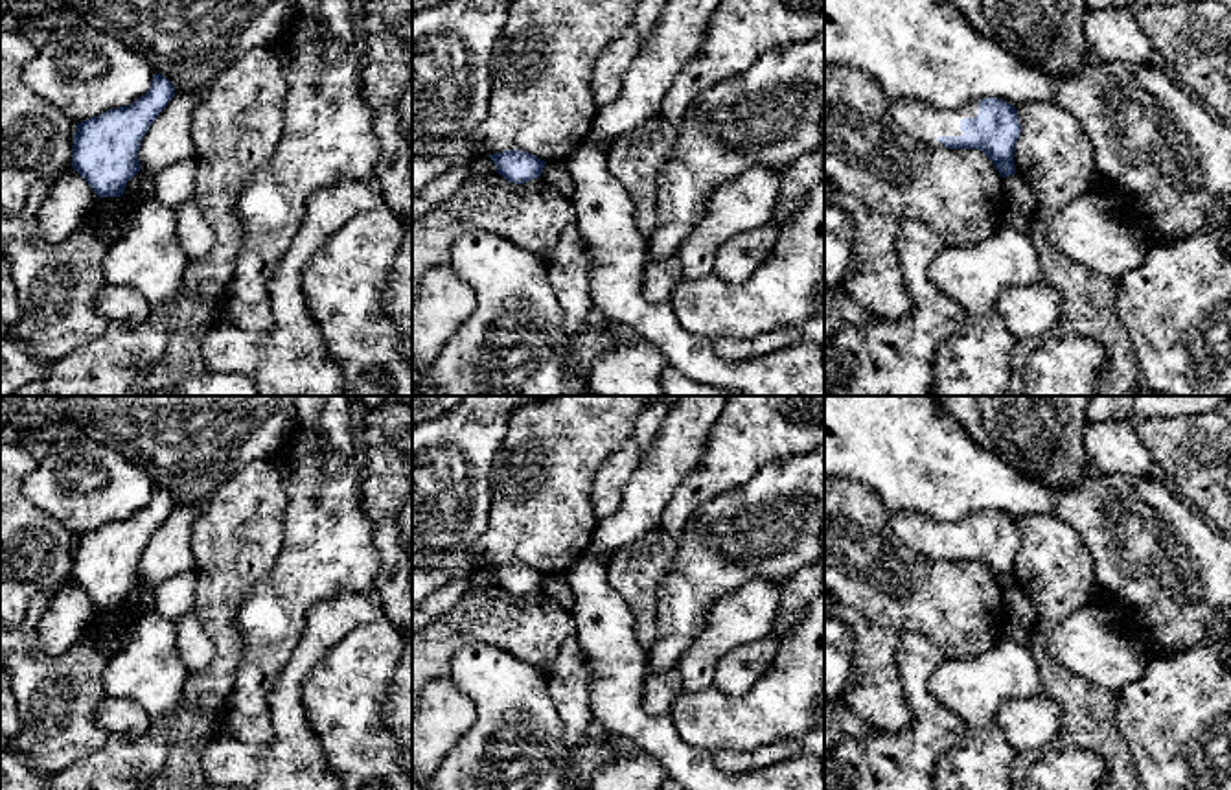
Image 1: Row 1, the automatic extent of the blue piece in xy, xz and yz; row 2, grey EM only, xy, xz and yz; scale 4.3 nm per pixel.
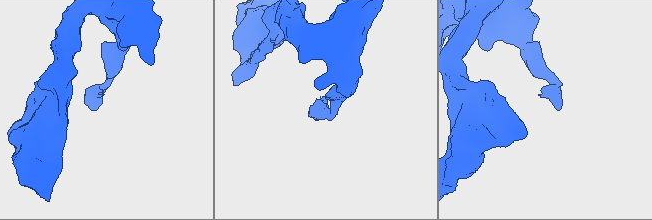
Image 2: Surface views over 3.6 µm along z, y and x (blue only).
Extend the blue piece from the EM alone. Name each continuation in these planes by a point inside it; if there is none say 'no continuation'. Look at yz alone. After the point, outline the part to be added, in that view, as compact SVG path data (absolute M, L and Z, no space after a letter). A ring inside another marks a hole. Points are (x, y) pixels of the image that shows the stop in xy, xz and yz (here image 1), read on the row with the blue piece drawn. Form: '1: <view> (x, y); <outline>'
1: yz (917, 118); M900 99L891 105L896 123L913 138L929 147L944 147L938 136L962 136L961 120L979 114L979 99L972 99L957 109L937 109L920 99Z

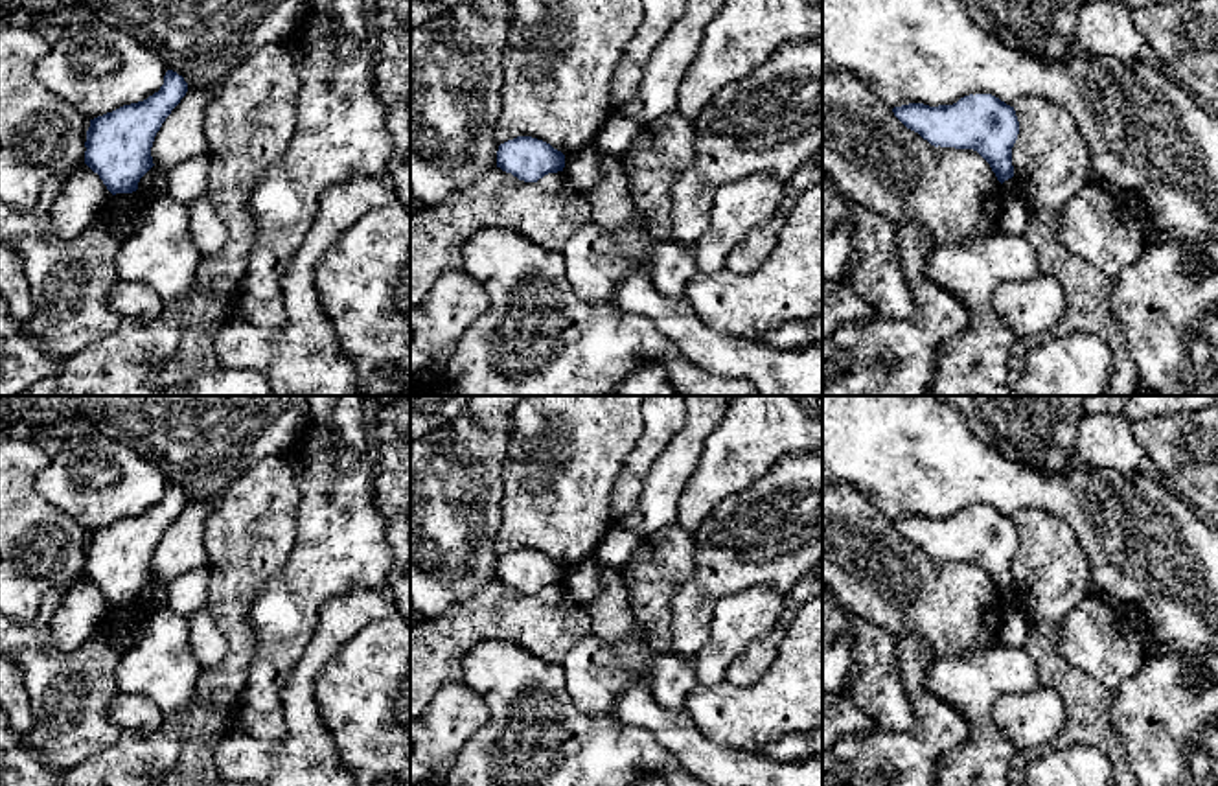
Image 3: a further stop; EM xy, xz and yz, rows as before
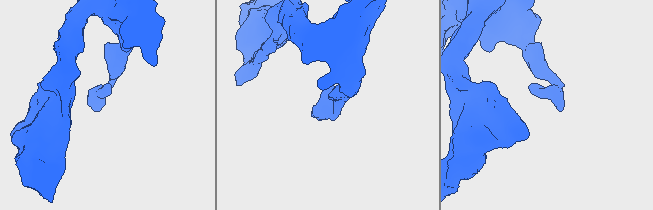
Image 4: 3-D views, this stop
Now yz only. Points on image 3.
no continuation

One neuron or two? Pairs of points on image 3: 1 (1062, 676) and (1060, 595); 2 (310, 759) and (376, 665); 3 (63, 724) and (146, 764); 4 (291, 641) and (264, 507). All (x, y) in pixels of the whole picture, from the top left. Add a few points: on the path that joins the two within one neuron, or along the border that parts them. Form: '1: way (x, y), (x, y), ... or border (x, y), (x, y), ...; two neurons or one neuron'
1: way (1047, 656), (1045, 615); one neuron
2: border (313, 691), (319, 715), (346, 766); two neurons
3: border (122, 731), (105, 750), (72, 766); two neurons
4: border (295, 532), (286, 564), (251, 606); two neurons

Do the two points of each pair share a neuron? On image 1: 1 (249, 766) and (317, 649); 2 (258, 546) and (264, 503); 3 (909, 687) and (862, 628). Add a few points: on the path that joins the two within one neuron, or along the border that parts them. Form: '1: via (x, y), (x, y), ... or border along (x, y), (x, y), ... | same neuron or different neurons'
1: via (280, 746), (287, 739), (287, 685), (291, 680) | same neuron
2: via (258, 534), (258, 514) | same neuron
3: border along (898, 634), (895, 662), (908, 713) | different neurons

